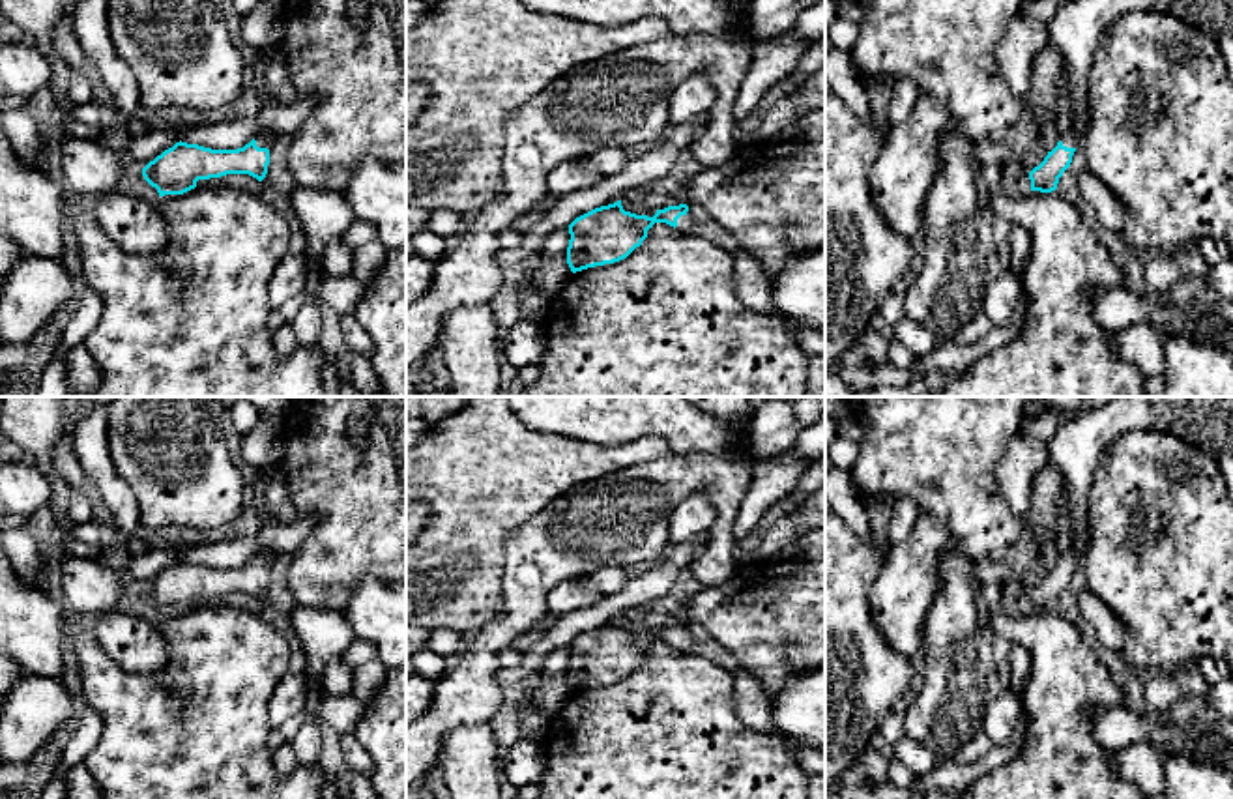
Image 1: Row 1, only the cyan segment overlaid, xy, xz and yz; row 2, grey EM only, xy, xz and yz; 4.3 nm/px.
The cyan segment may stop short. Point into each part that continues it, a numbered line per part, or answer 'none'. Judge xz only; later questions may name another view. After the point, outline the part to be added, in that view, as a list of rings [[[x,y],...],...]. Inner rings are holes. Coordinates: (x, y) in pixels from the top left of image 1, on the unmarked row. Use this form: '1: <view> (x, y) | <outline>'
1: xz (683, 646) | [[[689,631],[677,638],[675,649],[677,649],[681,655],[692,655],[692,636],[690,636]]]

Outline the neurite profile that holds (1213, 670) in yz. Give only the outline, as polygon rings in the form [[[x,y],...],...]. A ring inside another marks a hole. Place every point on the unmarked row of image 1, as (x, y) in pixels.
[[[1201,659],[1197,668],[1211,685],[1229,677],[1229,666],[1218,659]]]

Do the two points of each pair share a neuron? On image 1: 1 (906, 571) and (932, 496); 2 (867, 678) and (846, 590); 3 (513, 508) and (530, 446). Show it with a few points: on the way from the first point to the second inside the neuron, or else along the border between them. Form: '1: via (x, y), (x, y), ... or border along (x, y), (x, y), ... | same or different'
1: border along (921, 511), (934, 517), (951, 534), (955, 549) | different
2: via (846, 655), (846, 612) | same
3: via (513, 493), (513, 474), (526, 461) | same

